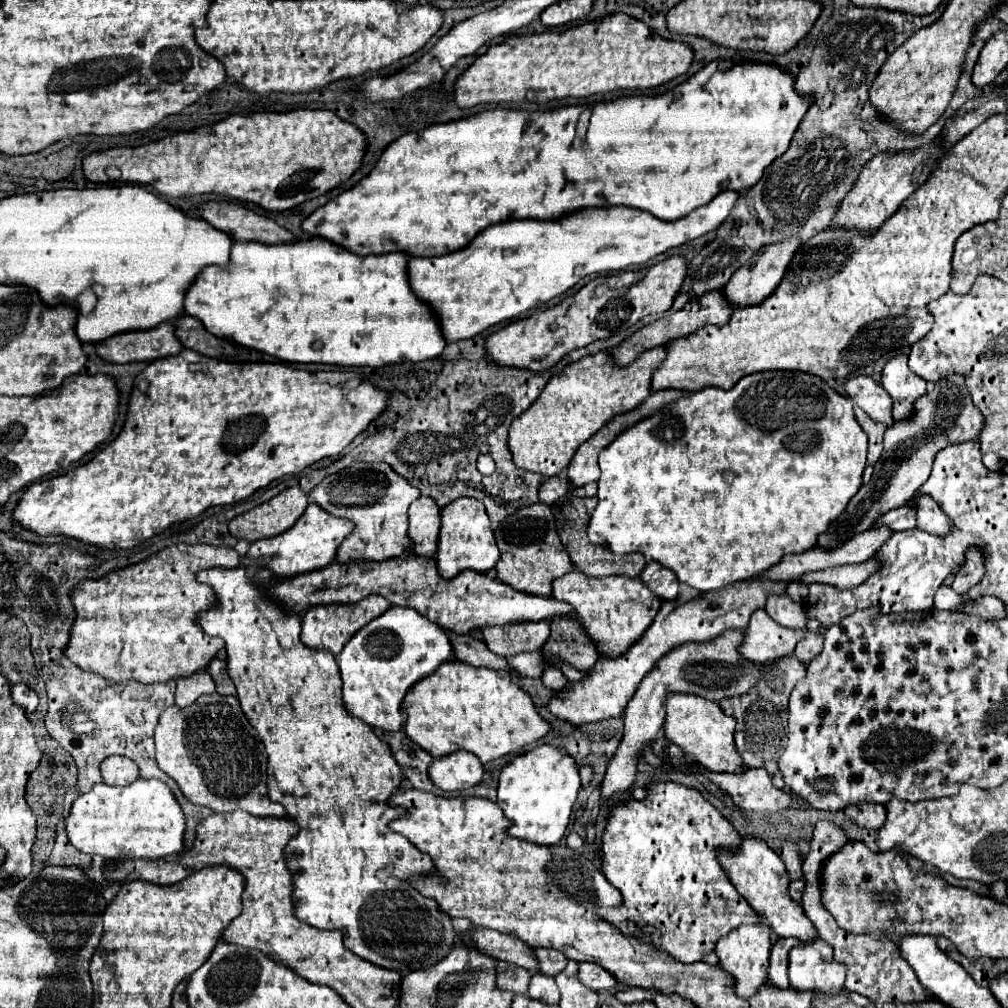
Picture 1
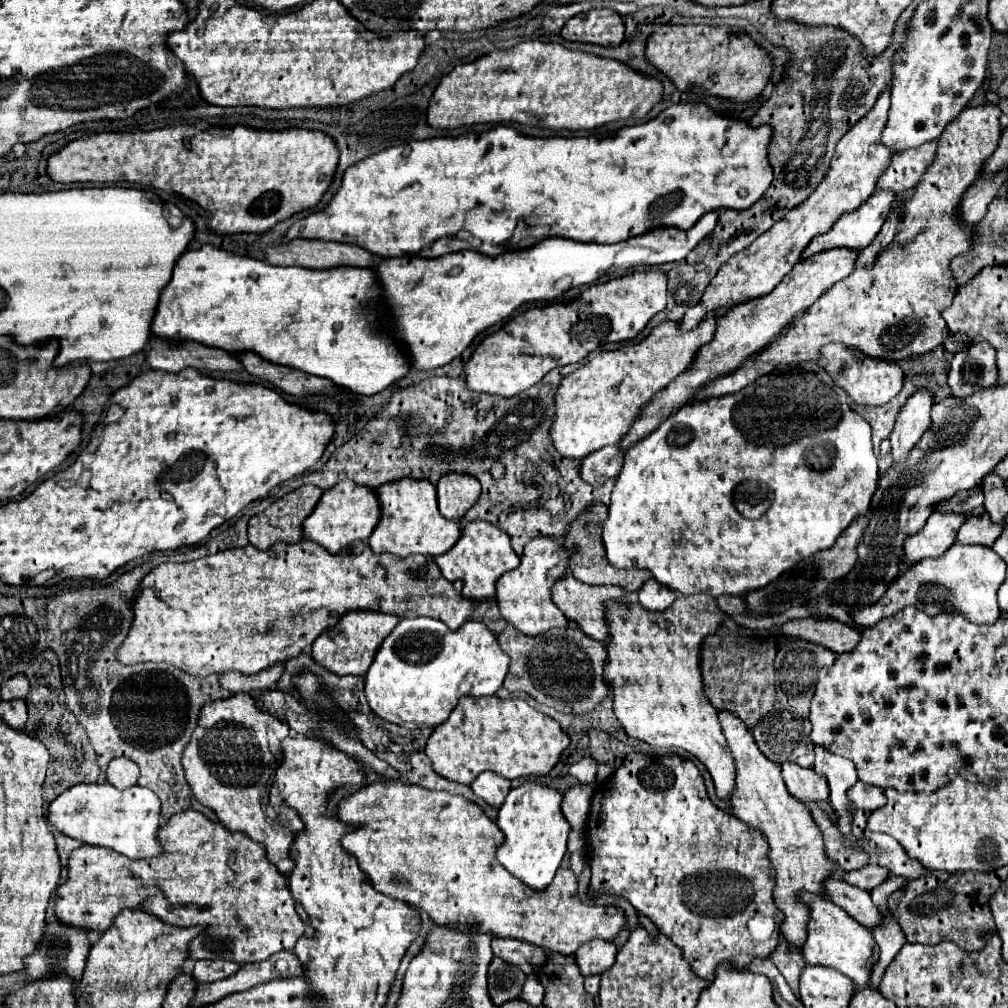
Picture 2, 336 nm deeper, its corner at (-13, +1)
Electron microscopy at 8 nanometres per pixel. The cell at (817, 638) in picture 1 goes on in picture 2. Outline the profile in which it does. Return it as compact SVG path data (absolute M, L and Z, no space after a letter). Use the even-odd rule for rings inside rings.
M952 544L950 550L938 558L926 558L922 562L912 564L906 572L902 572L886 590L878 602L870 606L852 606L850 618L856 626L866 628L874 626L878 620L900 612L906 606L920 606L926 614L934 616L940 610L958 610L974 624L990 624L1000 616L1000 608L996 604L996 592L1004 582L1006 564L990 546L970 546L970 544Z

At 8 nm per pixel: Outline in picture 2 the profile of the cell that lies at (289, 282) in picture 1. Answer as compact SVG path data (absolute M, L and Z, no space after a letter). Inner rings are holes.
M204 244L198 250L196 248L186 250L186 254L182 254L182 258L176 262L172 280L166 286L166 290L162 290L162 294L160 294L158 310L156 310L156 316L152 322L152 334L160 336L160 338L168 338L168 340L194 340L204 346L222 348L230 354L252 350L260 358L266 358L268 362L274 362L280 366L290 366L290 368L302 370L306 374L330 378L338 386L346 386L348 390L352 390L356 394L370 396L370 394L382 392L384 388L398 382L400 378L404 378L410 372L410 366L406 366L406 358L402 358L402 350L398 350L398 346L394 346L394 338L390 338L390 330L387 330L386 326L378 327L381 325L382 317L385 316L385 307L380 301L381 293L381 286L374 268L370 268L370 270L354 270L354 266L334 266L330 270L302 270L300 266L298 268L296 266L282 268L282 266L270 266L262 260L254 260L248 256L240 256L240 254L216 248L212 244Z

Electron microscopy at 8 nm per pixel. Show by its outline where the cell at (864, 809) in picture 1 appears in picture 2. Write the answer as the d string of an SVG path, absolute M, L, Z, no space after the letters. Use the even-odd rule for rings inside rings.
M860 780L848 790L848 796L854 802L854 806L858 806L862 810L868 810L868 812L872 812L876 808L882 808L886 804L886 796L884 796L882 788L868 786Z

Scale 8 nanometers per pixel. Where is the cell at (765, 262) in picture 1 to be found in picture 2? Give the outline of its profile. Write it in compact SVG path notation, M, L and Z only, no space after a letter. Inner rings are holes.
M880 190L880 192L872 194L858 210L838 218L838 222L834 222L834 226L826 234L820 234L818 238L812 238L810 246L806 246L806 250L802 252L802 258L810 258L810 256L814 256L822 250L830 250L830 248L854 248L854 250L866 248L876 238L876 234L880 232L888 212L896 206L896 202L898 202L898 196L890 190Z

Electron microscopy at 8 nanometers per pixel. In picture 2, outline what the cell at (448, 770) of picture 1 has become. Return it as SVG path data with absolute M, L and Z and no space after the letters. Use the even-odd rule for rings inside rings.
M478 774L478 778L470 784L472 792L488 802L494 808L500 808L506 794L510 792L510 780L498 778L498 774Z

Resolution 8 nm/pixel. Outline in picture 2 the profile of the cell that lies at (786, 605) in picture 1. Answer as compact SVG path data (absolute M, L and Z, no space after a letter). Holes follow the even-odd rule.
M808 616L804 620L790 620L780 630L786 636L796 636L796 638L826 646L836 654L854 650L854 646L860 642L860 632L856 628L842 624L834 618Z

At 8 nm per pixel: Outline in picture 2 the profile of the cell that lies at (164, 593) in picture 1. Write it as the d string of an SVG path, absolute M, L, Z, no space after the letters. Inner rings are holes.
M300 540L296 544L286 544L278 542L268 550L258 550L252 544L244 548L230 548L212 556L204 556L194 562L184 562L184 564L174 564L166 562L156 566L142 582L140 582L140 592L136 596L136 606L134 606L134 618L130 632L126 634L122 646L116 650L116 658L122 664L138 664L138 662L166 662L176 666L182 672L188 672L192 676L210 676L210 674L226 674L226 672L242 672L242 674L256 674L276 662L284 662L290 658L296 658L304 646L310 646L326 628L332 628L346 612L350 610L374 610L374 612L384 612L384 614L394 614L398 618L414 618L414 616L428 616L442 620L450 630L458 630L458 626L464 624L464 620L470 620L472 612L476 608L474 600L468 600L462 596L462 582L450 582L442 576L438 570L434 558L430 556L410 556L400 560L398 556L392 554L374 554L366 542L358 542L358 546L350 546L348 550L340 554L328 554L320 544L310 542L310 540Z

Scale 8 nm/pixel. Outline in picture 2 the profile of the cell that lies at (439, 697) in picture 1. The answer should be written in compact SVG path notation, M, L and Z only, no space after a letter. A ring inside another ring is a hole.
M462 698L458 710L454 710L454 714L430 734L426 754L432 760L434 770L444 778L472 784L472 780L484 770L510 780L528 774L546 774L568 744L570 738L560 724L528 706L522 698Z

